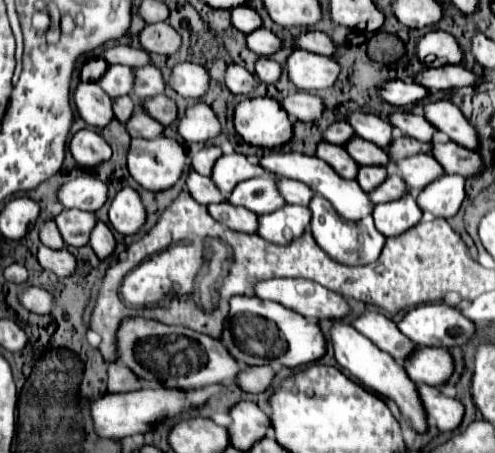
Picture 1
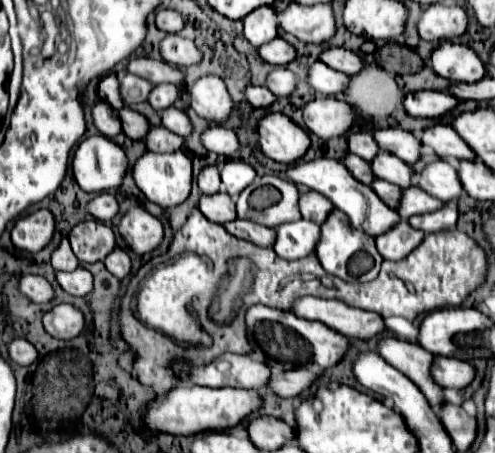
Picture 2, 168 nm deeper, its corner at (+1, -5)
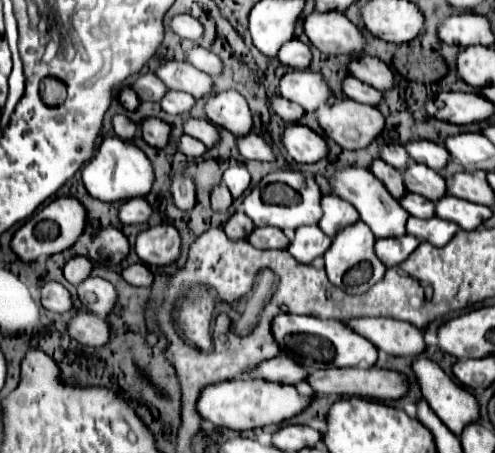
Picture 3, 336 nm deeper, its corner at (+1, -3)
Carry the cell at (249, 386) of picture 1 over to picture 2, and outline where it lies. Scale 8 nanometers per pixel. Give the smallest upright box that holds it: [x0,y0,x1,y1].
[268,368,322,398]

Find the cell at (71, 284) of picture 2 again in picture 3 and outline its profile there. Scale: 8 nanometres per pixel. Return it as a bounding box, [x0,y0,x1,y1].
[76,276,116,318]

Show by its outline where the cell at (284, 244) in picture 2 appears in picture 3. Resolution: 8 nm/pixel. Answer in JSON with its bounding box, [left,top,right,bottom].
[288,226,332,264]

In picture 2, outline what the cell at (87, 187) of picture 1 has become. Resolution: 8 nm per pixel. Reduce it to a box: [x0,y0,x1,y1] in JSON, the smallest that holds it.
[88,192,120,222]

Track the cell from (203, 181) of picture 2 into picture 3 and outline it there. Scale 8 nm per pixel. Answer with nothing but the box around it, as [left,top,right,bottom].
[210,184,232,210]

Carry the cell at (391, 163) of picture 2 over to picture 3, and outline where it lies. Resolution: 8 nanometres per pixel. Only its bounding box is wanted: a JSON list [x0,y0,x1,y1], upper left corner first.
[398,162,446,200]

